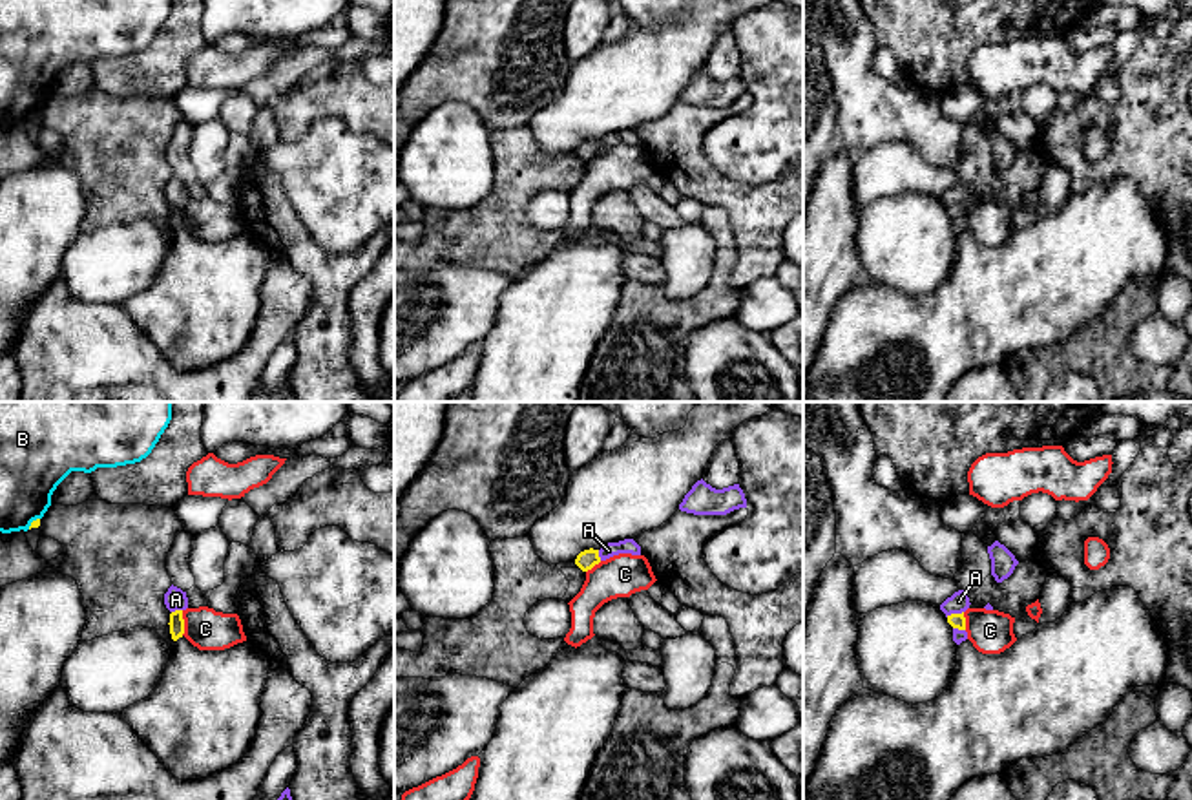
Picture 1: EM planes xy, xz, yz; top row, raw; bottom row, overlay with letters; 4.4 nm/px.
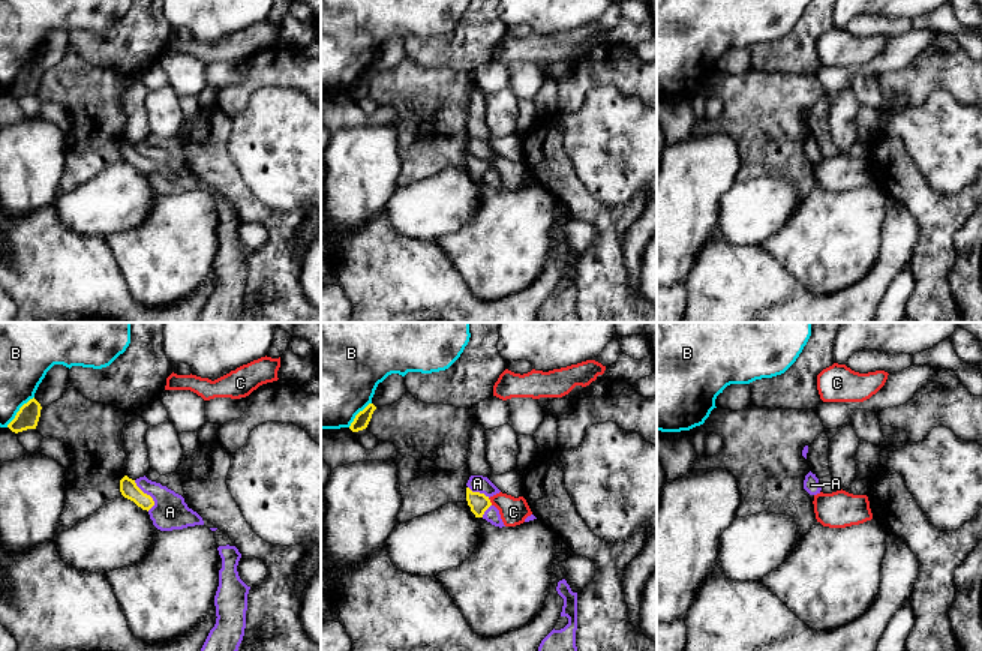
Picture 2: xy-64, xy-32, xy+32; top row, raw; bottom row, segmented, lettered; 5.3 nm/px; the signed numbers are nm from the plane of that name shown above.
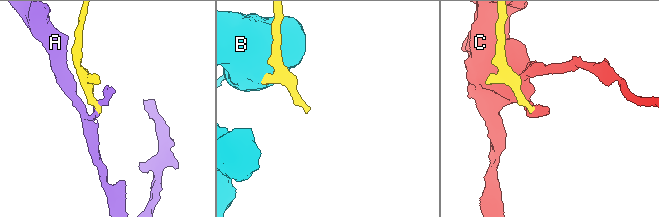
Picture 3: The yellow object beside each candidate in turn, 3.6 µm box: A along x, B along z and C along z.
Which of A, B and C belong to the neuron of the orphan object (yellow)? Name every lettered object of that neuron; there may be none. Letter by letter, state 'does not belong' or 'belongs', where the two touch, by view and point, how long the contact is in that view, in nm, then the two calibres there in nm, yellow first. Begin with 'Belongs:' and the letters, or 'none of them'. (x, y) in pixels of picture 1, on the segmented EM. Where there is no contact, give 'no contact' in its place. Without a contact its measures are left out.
Belongs: none of them
A: does not belong | yz (953, 614) | 80 nm | 60/90 nm
B: does not belong | xy (31, 523) | 80 nm | 30/280 nm
C: does not belong | xy (183, 623) | 110 nm | 70/180 nm

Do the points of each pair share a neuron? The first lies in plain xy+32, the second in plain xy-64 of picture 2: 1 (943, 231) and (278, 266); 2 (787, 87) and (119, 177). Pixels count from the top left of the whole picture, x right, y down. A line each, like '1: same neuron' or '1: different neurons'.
1: same neuron
2: different neurons

